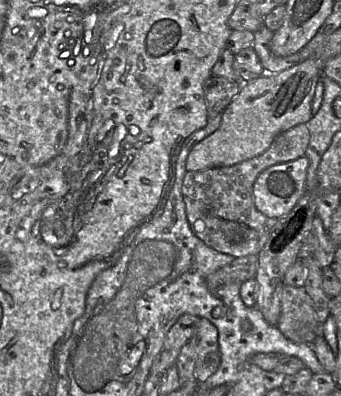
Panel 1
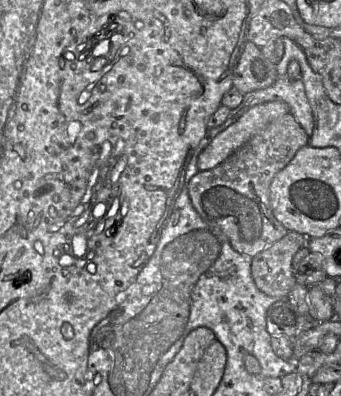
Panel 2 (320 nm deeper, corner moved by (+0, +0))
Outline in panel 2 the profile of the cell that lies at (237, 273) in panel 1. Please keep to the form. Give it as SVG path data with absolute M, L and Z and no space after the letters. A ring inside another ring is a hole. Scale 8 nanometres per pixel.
M288 231L282 239L252 257L251 274L261 292L273 298L288 298L296 284L293 257L308 239L304 234Z

